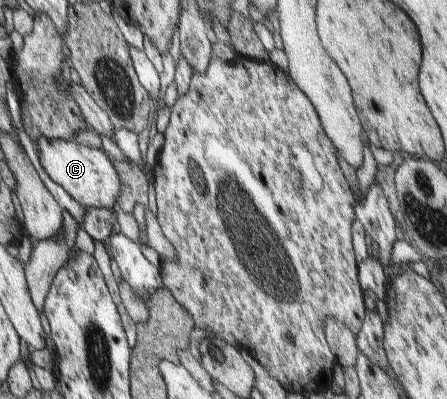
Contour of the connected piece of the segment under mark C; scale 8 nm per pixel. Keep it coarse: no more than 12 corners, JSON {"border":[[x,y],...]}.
{"border":[[74,140],[34,142],[43,172],[81,208],[111,210],[109,158]]}

